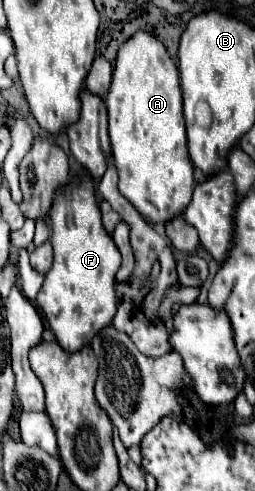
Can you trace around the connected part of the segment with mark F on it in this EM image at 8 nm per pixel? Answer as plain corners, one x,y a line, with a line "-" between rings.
91,177
71,181
63,187
63,193
55,195
51,229
55,261
37,293
37,305
53,329
57,343
67,349
67,353
75,353
89,345
91,337
95,337
99,329
113,321
117,309
115,273
121,265
121,255
111,235
103,229

